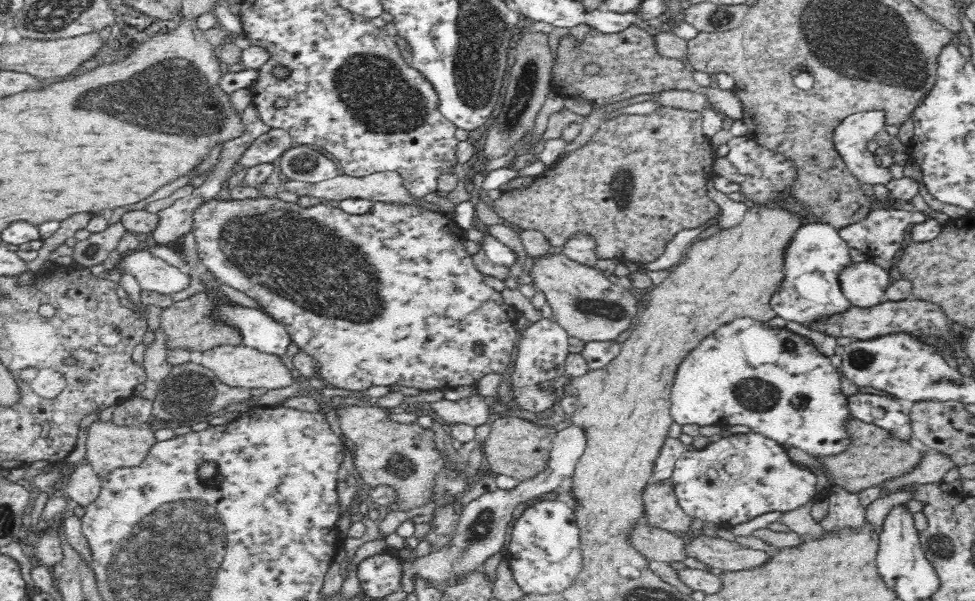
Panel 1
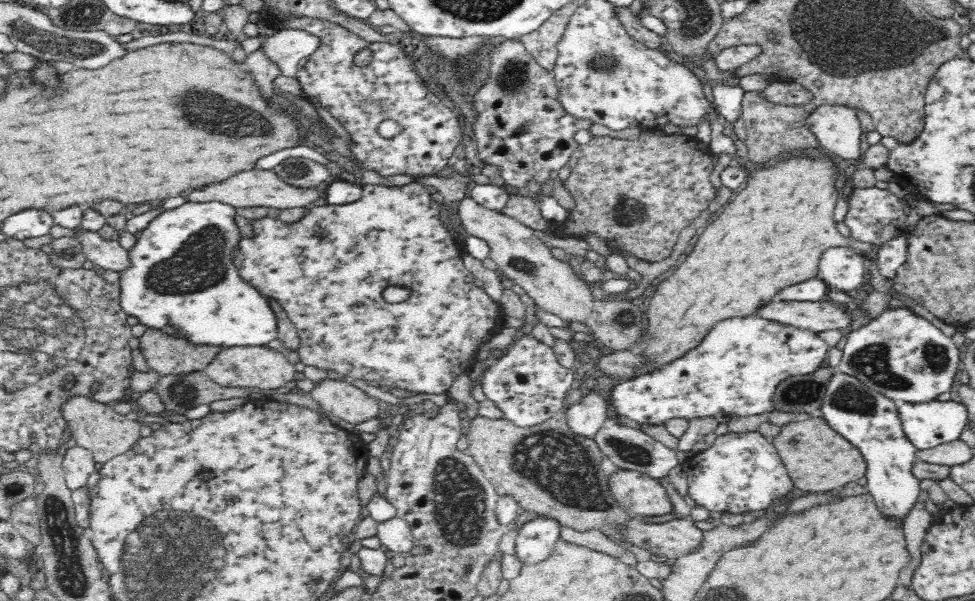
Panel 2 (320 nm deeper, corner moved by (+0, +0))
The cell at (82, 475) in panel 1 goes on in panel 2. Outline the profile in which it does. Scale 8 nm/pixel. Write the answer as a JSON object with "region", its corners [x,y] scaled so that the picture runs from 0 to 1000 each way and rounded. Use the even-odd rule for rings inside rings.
{"region":[[[78,740],[70,745],[64,760],[69,810],[73,817],[88,810],[88,799],[92,795],[92,789],[98,785],[98,767],[94,752]]]}

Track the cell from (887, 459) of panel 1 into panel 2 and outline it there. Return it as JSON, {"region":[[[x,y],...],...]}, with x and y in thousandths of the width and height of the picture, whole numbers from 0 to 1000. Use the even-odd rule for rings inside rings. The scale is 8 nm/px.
{"region":[[[836,689],[821,702],[812,699],[810,705],[802,707],[800,715],[800,725],[796,725],[796,745],[800,749],[816,812],[827,819],[849,820],[886,795],[890,774],[884,750],[851,709],[844,692]]]}

